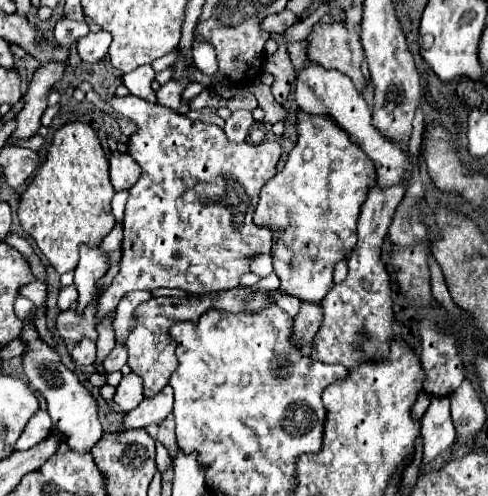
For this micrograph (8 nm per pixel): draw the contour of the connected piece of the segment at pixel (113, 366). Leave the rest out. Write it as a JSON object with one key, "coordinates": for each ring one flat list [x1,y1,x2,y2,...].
{"coordinates":[[115,345,111,349,111,353,107,355,107,359,103,361,103,367,105,367,107,373,111,373,111,371,119,371,125,363,127,363,127,347,125,345]]}

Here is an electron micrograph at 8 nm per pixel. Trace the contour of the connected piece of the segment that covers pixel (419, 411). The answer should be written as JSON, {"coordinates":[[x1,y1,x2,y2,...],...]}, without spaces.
{"coordinates":[[421,391,418,395,413,408,412,408,412,417,415,421,421,422,421,419,428,409,432,396,425,393,425,391]]}

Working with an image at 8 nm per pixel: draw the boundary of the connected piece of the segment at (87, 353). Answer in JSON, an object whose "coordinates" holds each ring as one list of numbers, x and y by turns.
{"coordinates":[[81,339,75,349,71,351,71,357,77,365,91,365,95,363,95,357,97,357,97,349,95,349,95,343,91,339]]}

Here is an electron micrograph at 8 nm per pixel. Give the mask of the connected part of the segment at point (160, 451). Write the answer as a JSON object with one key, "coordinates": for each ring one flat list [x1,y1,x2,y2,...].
{"coordinates":[[157,443,157,469,159,469,159,473,161,475,165,475,165,471,169,471,171,469,171,455,167,453,167,449,161,445,161,443]]}

